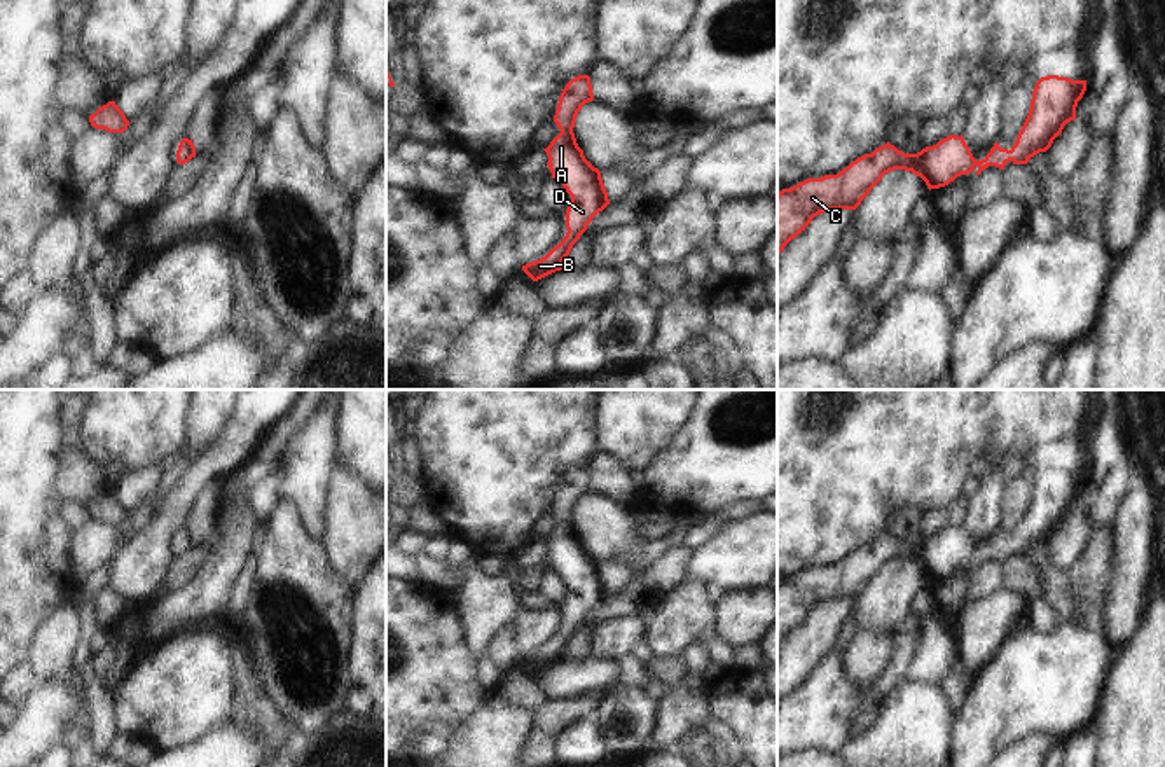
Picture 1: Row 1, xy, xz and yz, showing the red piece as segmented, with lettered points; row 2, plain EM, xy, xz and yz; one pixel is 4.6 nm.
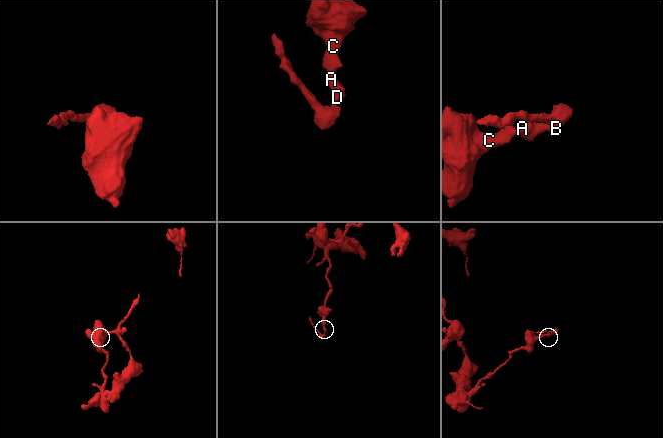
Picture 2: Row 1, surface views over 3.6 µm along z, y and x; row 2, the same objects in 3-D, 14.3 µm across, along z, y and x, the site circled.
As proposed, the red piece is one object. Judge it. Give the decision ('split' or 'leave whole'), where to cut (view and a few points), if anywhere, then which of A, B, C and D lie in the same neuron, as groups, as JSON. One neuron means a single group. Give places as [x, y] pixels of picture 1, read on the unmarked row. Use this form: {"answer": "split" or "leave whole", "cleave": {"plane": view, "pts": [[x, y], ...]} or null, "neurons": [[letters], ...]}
{"answer": "leave whole", "cleave": null, "neurons": [["A", "B", "C", "D"]]}

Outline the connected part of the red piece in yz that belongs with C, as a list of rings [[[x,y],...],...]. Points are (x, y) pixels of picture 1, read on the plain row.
[[[1058,466],[1041,468],[1032,482],[1029,507],[1017,528],[1015,536],[1008,542],[1001,540],[996,533],[990,543],[982,552],[976,552],[973,549],[962,526],[950,526],[940,531],[936,536],[926,538],[917,545],[905,545],[887,533],[886,536],[875,540],[872,545],[858,549],[837,566],[807,570],[796,575],[795,578],[782,580],[777,585],[777,646],[791,631],[795,631],[802,622],[805,622],[805,618],[819,605],[831,601],[856,601],[861,592],[870,585],[870,582],[889,563],[912,563],[913,566],[920,568],[931,582],[945,578],[957,568],[968,566],[971,563],[975,563],[978,568],[989,557],[1004,561],[1010,552],[1013,556],[1027,556],[1029,550],[1036,545],[1046,543],[1051,538],[1053,531],[1062,524],[1064,517],[1076,510],[1076,498],[1078,493],[1083,489],[1085,482],[1086,472],[1072,472]]]

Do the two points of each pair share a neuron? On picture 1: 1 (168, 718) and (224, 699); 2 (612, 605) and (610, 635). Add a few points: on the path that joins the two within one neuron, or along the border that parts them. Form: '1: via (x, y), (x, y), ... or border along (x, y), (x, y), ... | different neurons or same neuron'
1: via (182, 704), (187, 699), (210, 699) | same neuron
2: border along (648, 615), (620, 615), (606, 619), (598, 626) | different neurons

